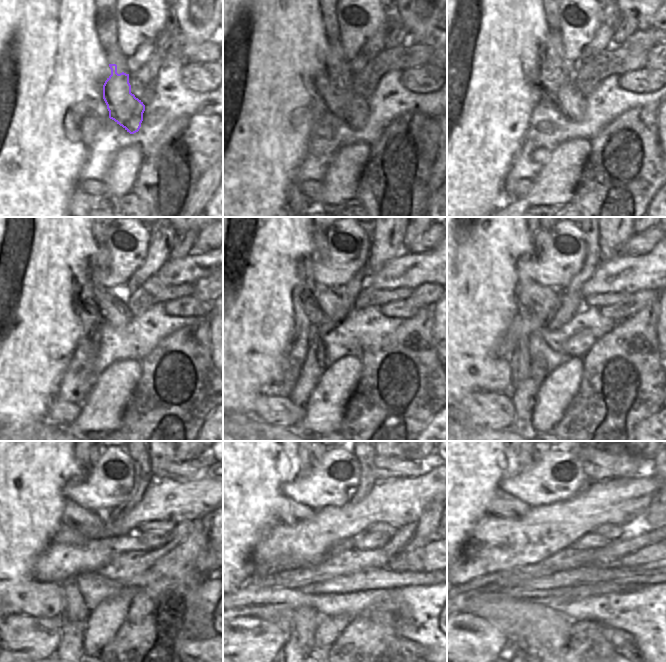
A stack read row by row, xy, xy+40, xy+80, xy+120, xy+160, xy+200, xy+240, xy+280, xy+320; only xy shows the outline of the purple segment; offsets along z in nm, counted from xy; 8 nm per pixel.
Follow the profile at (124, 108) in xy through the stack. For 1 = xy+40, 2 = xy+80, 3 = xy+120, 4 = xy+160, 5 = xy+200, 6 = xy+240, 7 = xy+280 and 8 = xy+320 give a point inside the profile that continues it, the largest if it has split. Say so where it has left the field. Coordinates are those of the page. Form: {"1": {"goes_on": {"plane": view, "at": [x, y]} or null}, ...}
{"1": {"goes_on": {"plane": "xy+40", "at": [336, 89]}}, "2": {"goes_on": {"plane": "xy+80", "at": [556, 85]}}, "3": {"goes_on": {"plane": "xy+120", "at": [109, 305]}}, "4": {"goes_on": {"plane": "xy+160", "at": [321, 304]}}, "5": {"goes_on": {"plane": "xy+200", "at": [541, 303]}}, "6": {"goes_on": {"plane": "xy+240", "at": [90, 523]}}, "7": {"goes_on": {"plane": "xy+280", "at": [292, 512]}}, "8": {"goes_on": {"plane": "xy+320", "at": [503, 504]}}}

